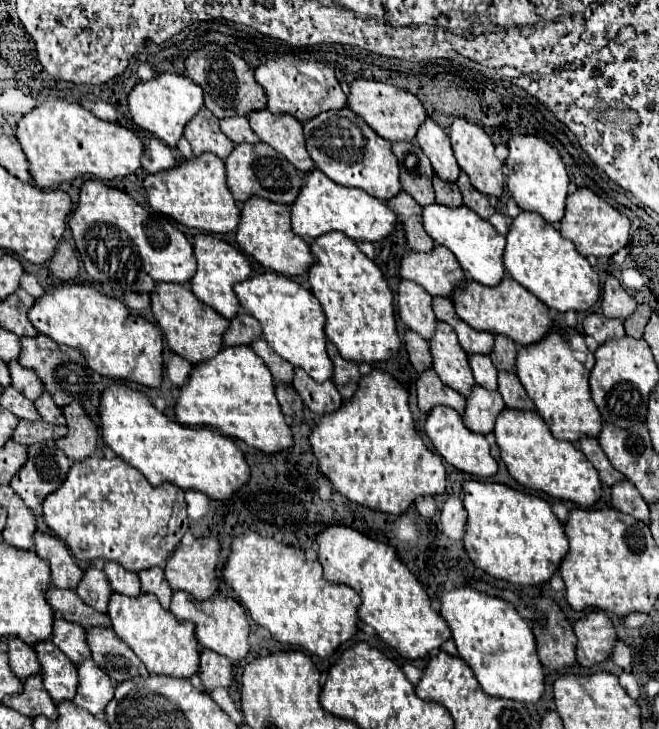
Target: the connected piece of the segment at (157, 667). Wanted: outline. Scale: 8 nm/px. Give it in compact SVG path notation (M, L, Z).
M113 594L109 602L109 616L113 622L115 634L127 642L127 646L141 658L141 662L147 666L149 674L167 674L175 678L191 678L199 670L199 642L195 638L195 624L193 622L183 622L177 620L169 610L163 610L159 600L153 594L141 594L141 596L123 596L123 594Z

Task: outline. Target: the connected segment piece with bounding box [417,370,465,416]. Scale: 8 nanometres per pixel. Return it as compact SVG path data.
M427 370L417 380L417 396L419 396L419 410L427 416L435 406L449 406L463 416L465 412L465 398L459 398L455 390L445 386L433 370Z

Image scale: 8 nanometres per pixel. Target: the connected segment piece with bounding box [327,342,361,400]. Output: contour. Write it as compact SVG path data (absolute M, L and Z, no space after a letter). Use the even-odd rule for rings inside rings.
M329 342L327 344L327 352L329 352L329 358L333 360L333 366L335 366L335 374L333 374L333 382L339 390L339 394L343 394L345 400L351 400L357 386L359 386L359 380L361 380L361 372L359 372L359 366L355 362L347 362L341 358L339 350Z

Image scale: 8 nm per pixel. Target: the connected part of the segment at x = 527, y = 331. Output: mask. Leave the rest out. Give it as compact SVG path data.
M503 278L503 282L495 288L483 288L483 284L469 280L463 290L455 292L455 310L461 320L465 320L471 328L479 332L489 332L493 336L501 334L511 338L519 346L531 346L541 342L551 330L551 314L547 306L539 302L529 290L519 286L513 278Z

